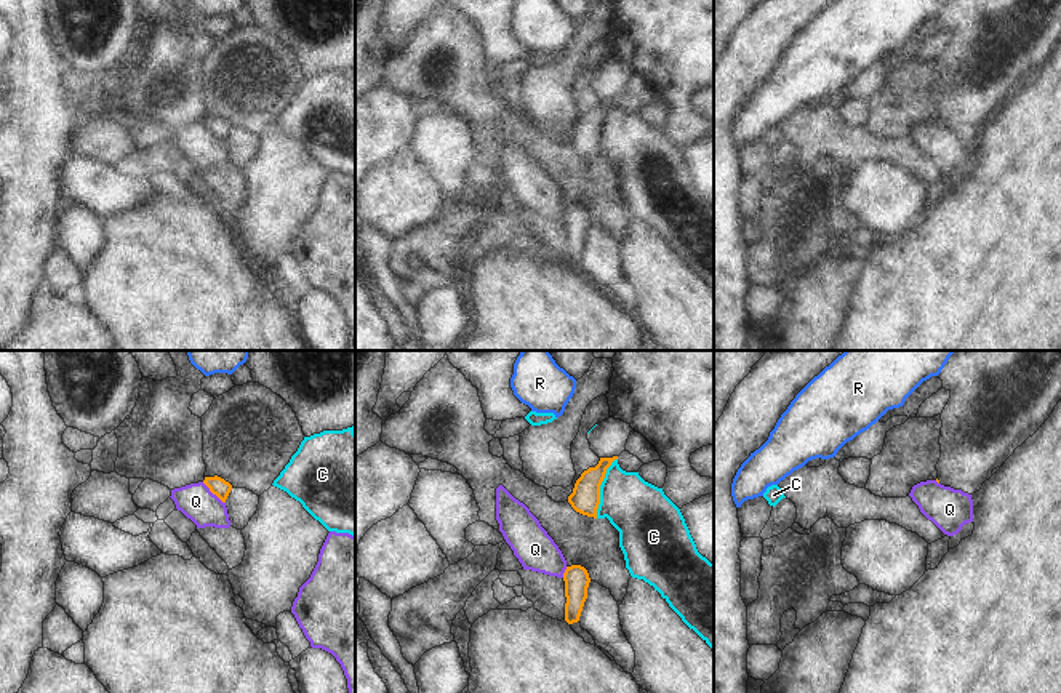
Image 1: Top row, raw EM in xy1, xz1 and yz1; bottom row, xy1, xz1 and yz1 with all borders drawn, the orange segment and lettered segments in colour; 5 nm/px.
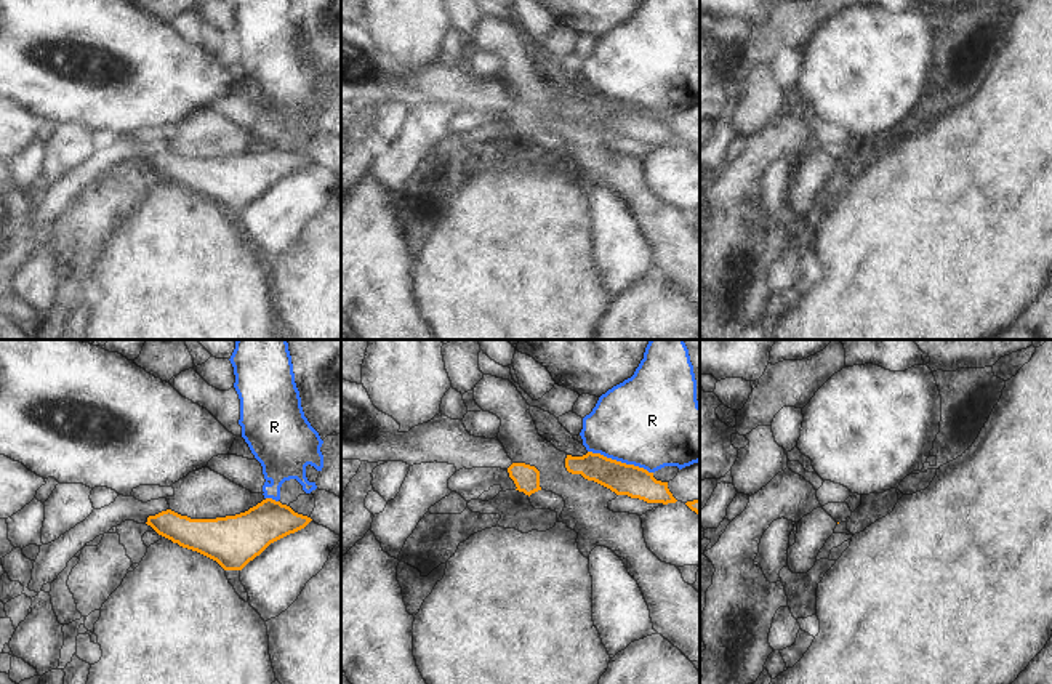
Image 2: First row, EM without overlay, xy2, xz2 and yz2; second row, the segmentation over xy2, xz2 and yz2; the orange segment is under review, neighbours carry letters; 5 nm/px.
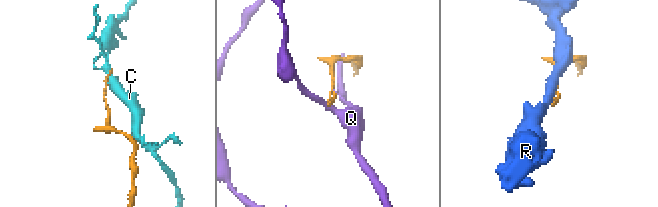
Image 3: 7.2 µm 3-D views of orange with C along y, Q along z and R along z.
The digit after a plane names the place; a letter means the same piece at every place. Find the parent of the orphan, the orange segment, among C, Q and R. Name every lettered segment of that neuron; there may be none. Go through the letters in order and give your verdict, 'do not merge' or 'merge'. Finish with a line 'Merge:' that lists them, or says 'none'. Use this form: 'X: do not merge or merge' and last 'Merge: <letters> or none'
C: do not merge
Q: do not merge
R: do not merge
Merge: none

